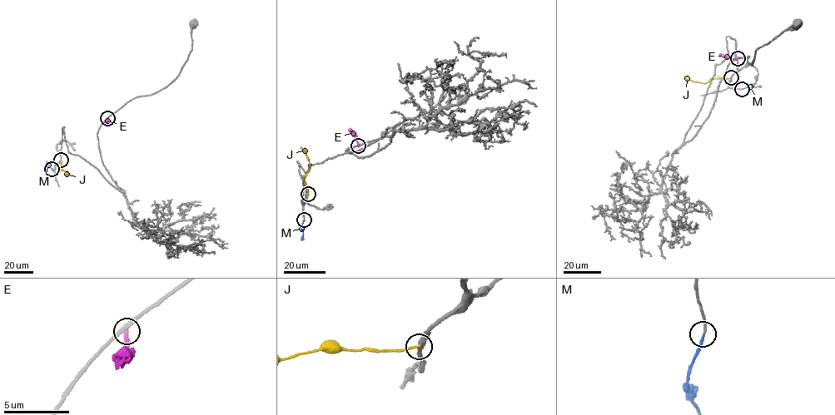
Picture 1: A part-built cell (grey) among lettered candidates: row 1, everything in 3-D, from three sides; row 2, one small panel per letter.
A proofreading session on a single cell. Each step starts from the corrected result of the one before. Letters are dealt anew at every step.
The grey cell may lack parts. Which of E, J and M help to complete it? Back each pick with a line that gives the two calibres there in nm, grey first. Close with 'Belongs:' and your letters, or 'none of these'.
M: 150 nm thick on the grey side, 180 nm on the other
Belongs: M

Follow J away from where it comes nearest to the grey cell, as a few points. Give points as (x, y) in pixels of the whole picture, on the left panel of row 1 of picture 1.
J: (61, 160), (62, 168), (67, 171), (65, 175)

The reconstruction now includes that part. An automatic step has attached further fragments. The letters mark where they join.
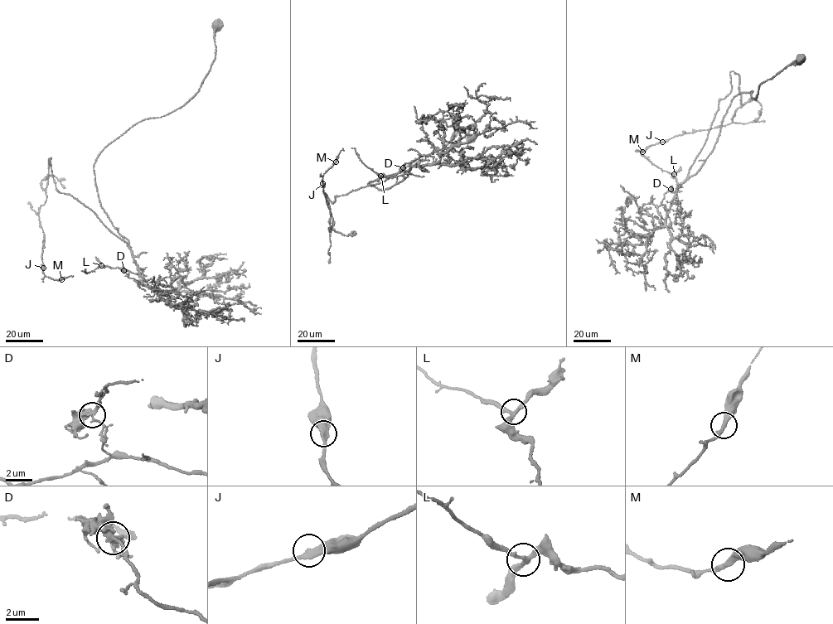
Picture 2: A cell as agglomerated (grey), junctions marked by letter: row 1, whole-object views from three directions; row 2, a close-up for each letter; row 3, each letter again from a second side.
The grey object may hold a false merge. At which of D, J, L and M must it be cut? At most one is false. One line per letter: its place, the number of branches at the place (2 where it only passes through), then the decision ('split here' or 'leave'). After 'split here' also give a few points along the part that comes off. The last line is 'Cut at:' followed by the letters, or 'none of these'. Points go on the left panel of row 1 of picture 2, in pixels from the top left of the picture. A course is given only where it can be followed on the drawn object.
D: (123, 270) | 3 | split here | (124, 270), (106, 266), (87, 273), (81, 271)
J: (43, 268) | 2 | leave
L: (101, 265) | 3 | leave
M: (61, 279) | 2 | leave
Cut at: D

